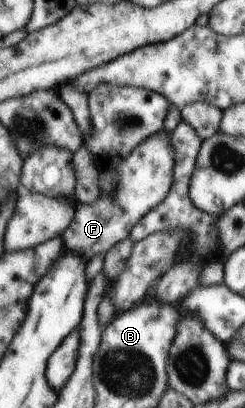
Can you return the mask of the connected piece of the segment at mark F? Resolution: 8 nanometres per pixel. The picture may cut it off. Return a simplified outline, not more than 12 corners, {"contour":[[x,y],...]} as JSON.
{"contour":[[169,133],[121,163],[113,195],[75,202],[62,235],[89,263],[129,238],[170,193]]}

